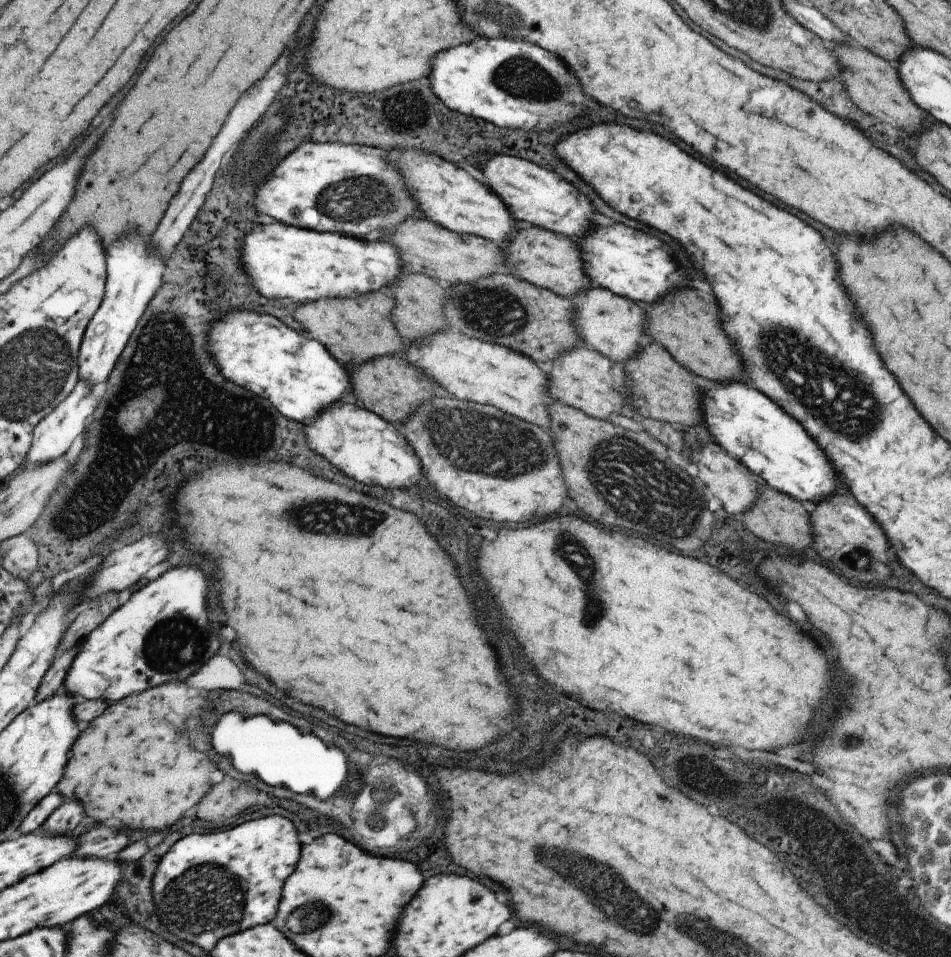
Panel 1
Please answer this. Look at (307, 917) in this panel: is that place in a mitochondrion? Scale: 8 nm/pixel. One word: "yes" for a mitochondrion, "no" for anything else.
yes

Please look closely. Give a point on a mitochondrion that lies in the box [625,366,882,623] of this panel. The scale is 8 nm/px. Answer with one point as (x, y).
(851, 558)

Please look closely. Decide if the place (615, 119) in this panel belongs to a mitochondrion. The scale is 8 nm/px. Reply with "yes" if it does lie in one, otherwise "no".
no

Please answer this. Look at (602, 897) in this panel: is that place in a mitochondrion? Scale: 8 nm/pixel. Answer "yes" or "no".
yes

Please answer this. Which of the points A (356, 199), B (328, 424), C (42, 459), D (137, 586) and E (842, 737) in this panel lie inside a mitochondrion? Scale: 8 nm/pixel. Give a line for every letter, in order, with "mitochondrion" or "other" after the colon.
A: mitochondrion
B: other
C: other
D: other
E: mitochondrion

